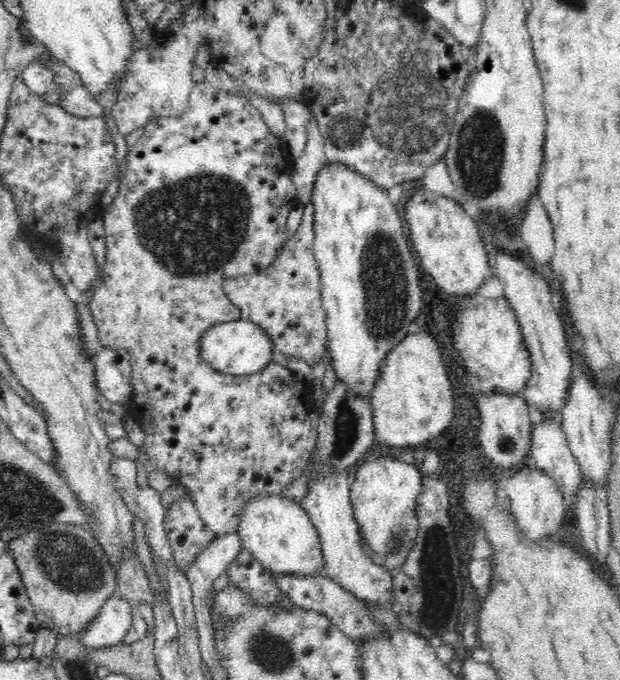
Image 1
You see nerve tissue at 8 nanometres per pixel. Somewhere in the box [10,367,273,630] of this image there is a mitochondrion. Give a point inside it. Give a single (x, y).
(68, 561)

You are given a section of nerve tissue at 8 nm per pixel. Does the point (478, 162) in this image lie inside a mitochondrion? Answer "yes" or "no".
yes

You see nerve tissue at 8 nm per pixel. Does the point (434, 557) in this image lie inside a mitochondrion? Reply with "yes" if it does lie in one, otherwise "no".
yes

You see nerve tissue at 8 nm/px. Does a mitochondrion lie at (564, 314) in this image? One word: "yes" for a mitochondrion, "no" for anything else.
no

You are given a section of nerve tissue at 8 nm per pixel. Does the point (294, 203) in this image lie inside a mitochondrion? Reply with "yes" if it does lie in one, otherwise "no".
no

